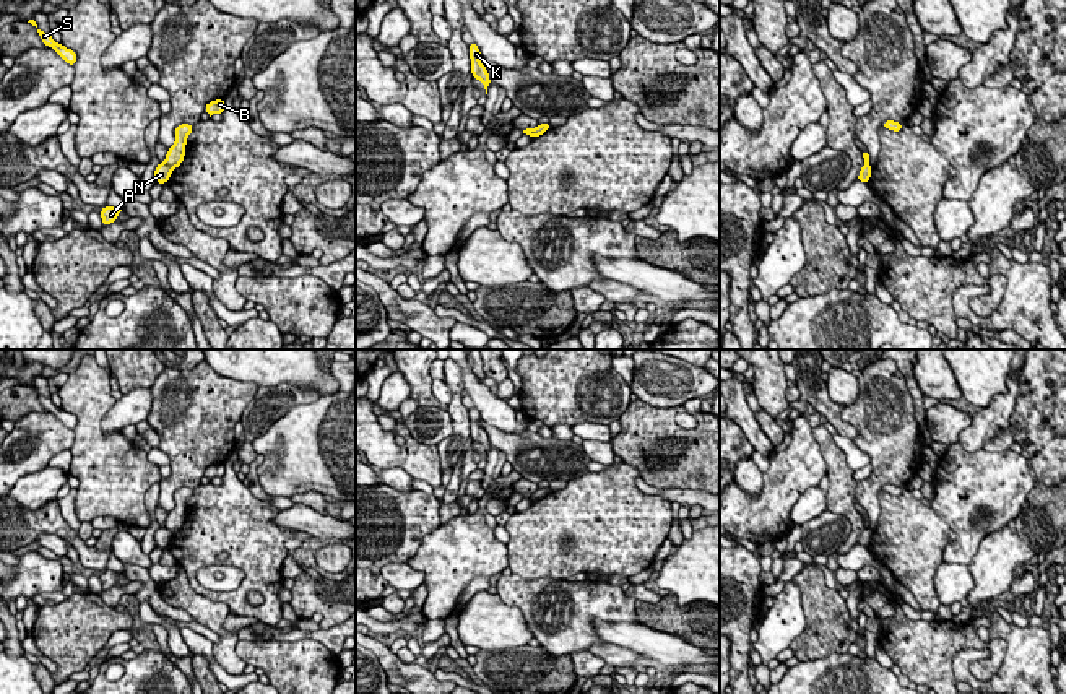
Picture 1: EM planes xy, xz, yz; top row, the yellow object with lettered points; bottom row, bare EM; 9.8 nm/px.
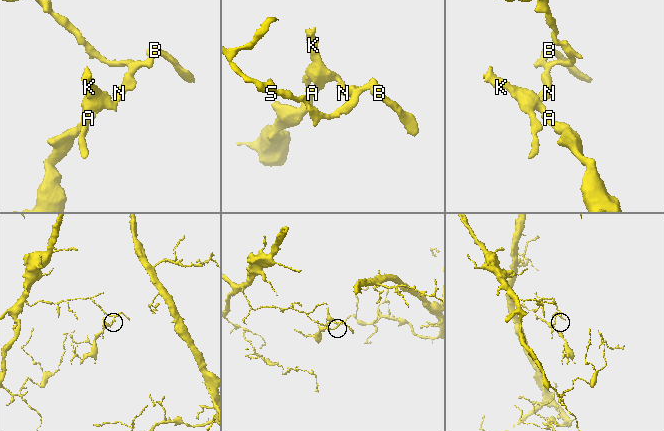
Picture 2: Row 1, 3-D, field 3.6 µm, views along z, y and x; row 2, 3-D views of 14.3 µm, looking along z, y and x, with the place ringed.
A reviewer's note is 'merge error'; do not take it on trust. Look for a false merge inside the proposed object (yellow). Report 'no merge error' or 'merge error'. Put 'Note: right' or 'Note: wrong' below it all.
merge error
Note: right

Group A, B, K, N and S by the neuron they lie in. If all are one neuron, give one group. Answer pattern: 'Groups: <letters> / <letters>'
Groups: A K N / B S

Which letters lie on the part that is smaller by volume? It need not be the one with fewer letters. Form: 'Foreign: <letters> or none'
Foreign: A, K, N

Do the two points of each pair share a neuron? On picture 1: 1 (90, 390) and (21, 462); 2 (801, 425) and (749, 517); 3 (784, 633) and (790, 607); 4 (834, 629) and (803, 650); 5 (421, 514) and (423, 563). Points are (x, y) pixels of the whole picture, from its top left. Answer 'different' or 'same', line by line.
1: different
2: same
3: same
4: same
5: different

